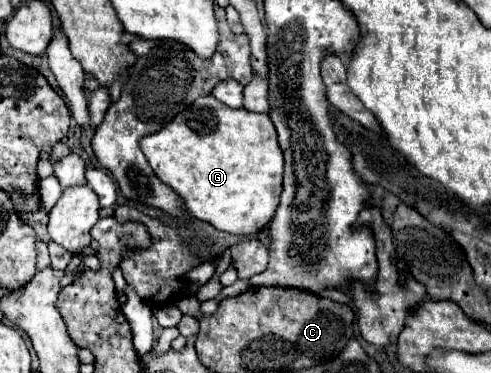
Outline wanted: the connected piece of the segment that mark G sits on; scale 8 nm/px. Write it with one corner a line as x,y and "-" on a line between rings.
201,96
193,106
175,116
163,130
141,140
143,154
161,182
179,192
187,212
217,230
247,236
261,232
275,216
283,180
283,152
277,144
277,132
267,114
249,112
245,108
229,108
213,96

